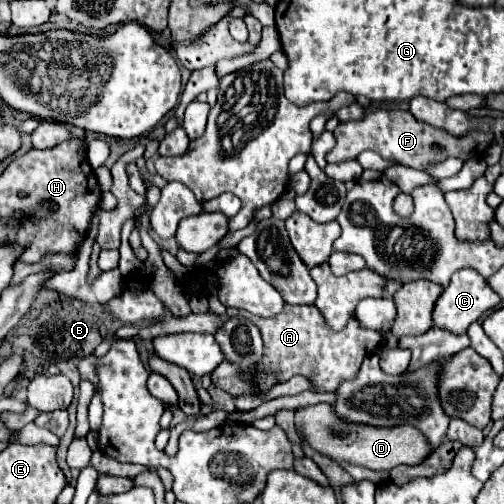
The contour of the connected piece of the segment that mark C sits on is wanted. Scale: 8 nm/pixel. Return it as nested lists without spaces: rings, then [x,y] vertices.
[[[464,268],[464,270],[458,270],[452,280],[450,280],[450,286],[442,292],[442,296],[436,300],[436,306],[434,306],[434,326],[436,328],[446,328],[450,332],[454,332],[456,336],[462,336],[466,334],[468,326],[472,322],[476,322],[486,310],[492,310],[496,308],[496,304],[500,302],[498,294],[494,290],[484,290],[484,278],[470,270],[470,268]]]

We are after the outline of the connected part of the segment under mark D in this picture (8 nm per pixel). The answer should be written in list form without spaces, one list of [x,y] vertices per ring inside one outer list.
[[[328,402],[304,406],[296,412],[296,428],[308,440],[308,444],[320,452],[322,456],[334,462],[346,462],[354,466],[364,466],[370,470],[392,470],[400,464],[418,464],[424,460],[432,448],[428,446],[426,438],[414,426],[396,426],[396,428],[378,428],[378,426],[364,426],[364,424],[346,424],[346,420],[338,420],[334,416],[334,408]]]

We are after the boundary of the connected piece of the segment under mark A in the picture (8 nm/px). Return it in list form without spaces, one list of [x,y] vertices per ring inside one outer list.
[[[286,304],[284,310],[272,318],[260,318],[238,308],[228,308],[228,316],[242,316],[254,320],[266,344],[264,364],[274,368],[282,382],[290,380],[294,374],[304,374],[314,382],[318,392],[332,392],[344,380],[354,380],[364,356],[368,354],[368,348],[378,348],[382,342],[382,334],[360,328],[354,318],[350,318],[348,326],[342,332],[332,332],[316,306]]]

